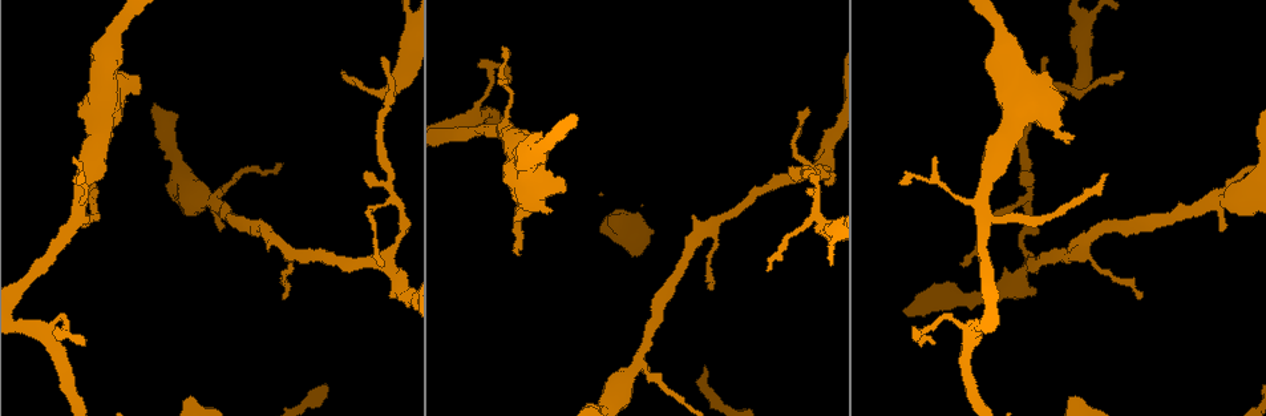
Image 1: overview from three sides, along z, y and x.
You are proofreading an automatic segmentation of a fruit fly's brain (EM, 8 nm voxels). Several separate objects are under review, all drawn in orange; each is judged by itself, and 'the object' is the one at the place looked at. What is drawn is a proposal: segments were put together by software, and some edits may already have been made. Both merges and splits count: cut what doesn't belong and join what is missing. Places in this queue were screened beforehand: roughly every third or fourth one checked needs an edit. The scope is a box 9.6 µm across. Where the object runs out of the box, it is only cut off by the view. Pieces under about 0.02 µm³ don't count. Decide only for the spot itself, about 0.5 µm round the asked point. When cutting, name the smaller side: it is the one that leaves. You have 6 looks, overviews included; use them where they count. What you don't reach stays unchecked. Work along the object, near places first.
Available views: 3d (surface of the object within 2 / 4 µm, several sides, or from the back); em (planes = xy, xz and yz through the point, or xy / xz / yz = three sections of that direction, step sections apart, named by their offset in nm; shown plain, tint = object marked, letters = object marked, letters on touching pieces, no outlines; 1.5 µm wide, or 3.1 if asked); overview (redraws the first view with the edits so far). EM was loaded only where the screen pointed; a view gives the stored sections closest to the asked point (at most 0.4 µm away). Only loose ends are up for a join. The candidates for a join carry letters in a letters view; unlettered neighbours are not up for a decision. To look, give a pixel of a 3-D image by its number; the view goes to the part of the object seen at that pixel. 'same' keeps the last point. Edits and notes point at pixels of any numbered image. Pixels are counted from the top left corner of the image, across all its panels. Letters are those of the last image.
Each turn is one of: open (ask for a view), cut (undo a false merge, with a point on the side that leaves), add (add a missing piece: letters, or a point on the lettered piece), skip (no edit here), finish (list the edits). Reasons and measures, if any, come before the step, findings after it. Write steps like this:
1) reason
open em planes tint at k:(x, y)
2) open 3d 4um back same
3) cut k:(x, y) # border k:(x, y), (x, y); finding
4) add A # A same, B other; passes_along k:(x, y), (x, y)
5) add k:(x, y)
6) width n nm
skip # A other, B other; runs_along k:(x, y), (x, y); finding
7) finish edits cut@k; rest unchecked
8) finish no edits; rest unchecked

an open end
open 3d 2um at 1:(519, 256)

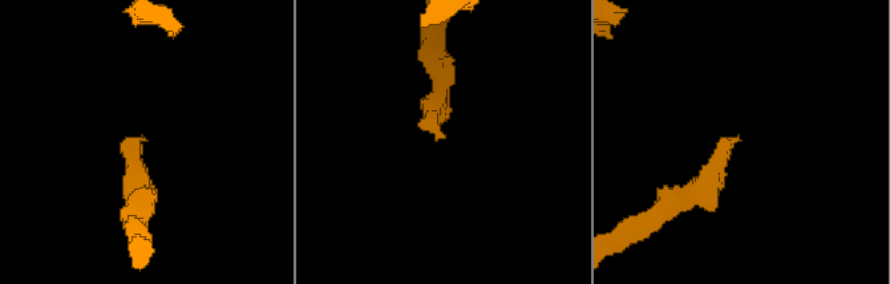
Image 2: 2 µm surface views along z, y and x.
now the EM
open em planes letters at 2:(444, 138)

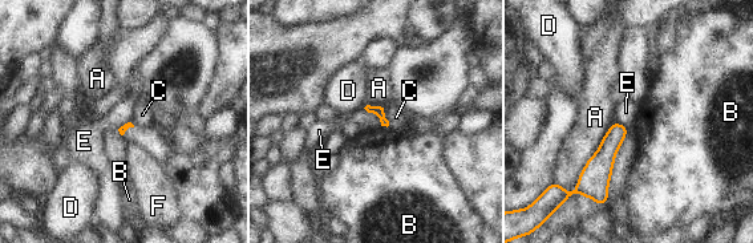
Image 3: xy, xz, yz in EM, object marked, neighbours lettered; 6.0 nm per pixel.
skip # A other, B other, C other, D other, E other, F other; border 3:(383, 108), (388, 126); no lettered piece goes on from it

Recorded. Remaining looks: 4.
branch stops here
open em planes letters at 1:(650, 371)

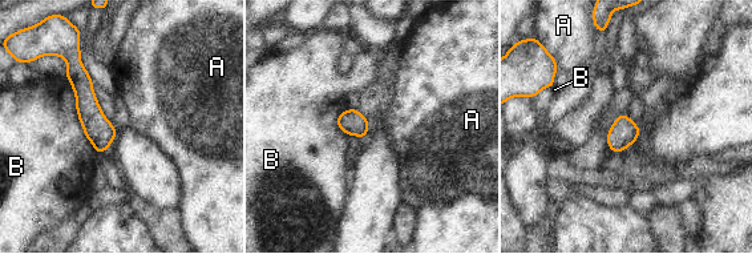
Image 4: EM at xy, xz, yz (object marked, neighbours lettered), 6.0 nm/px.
width 160 nm; longest_contact B 460 nm
skip # A other, B other; no lettered piece goes on from it

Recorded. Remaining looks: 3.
branch point
open em xy step 8 tint at 1:(387, 88)

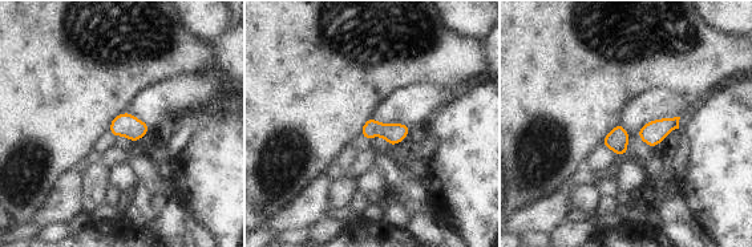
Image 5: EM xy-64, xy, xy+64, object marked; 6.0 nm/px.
cut it another way
open em planes letters same

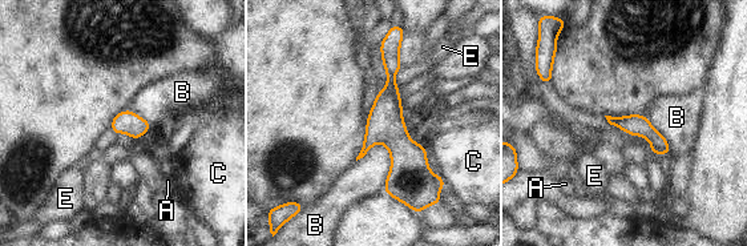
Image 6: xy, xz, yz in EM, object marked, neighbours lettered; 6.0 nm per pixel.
width 130 nm; longest_contact B 320 nm
skip # A other, B other, C other, E other; all the same neuron

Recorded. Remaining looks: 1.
finish no edits; rest unchecked

